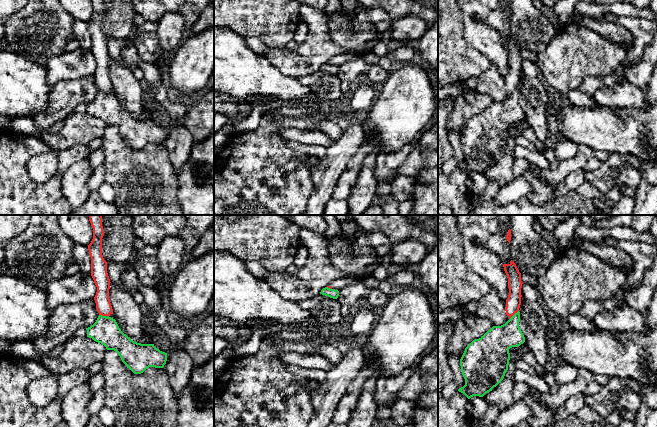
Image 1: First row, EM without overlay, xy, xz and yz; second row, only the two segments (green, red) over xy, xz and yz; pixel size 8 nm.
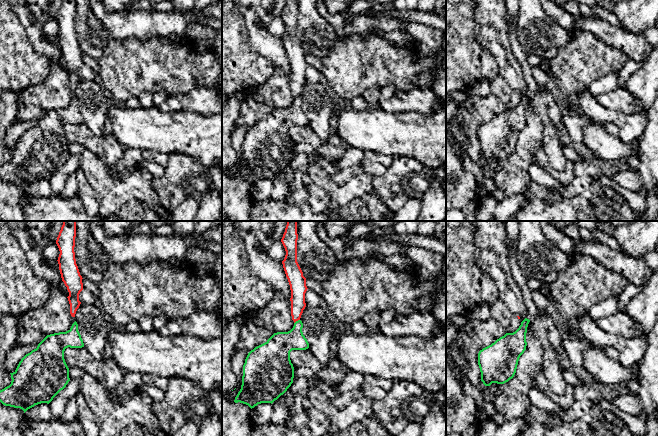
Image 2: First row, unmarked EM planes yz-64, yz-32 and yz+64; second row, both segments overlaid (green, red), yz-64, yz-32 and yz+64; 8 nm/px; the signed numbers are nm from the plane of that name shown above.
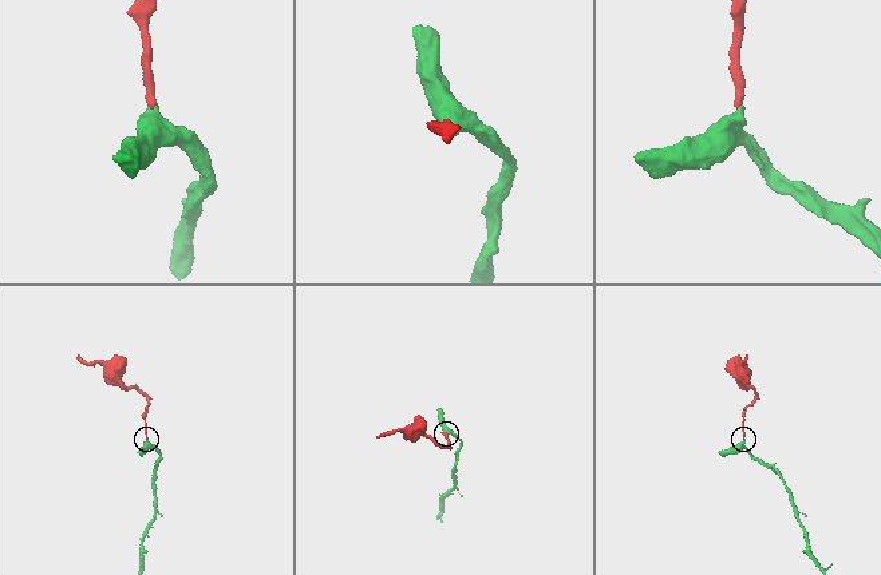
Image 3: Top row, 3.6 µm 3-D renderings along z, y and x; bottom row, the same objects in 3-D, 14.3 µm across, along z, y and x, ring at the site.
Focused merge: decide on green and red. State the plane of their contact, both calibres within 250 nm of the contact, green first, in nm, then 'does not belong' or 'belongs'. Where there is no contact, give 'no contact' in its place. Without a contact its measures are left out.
xy | 220/120 nm | does not belong

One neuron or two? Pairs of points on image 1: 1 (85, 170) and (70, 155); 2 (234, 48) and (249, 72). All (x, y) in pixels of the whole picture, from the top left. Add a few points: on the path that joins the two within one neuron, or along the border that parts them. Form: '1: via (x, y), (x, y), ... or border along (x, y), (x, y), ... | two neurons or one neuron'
1: border along (87, 158), (74, 162), (64, 173), (62, 179) | two neurons
2: via (234, 54), (234, 57), (243, 66) | one neuron

